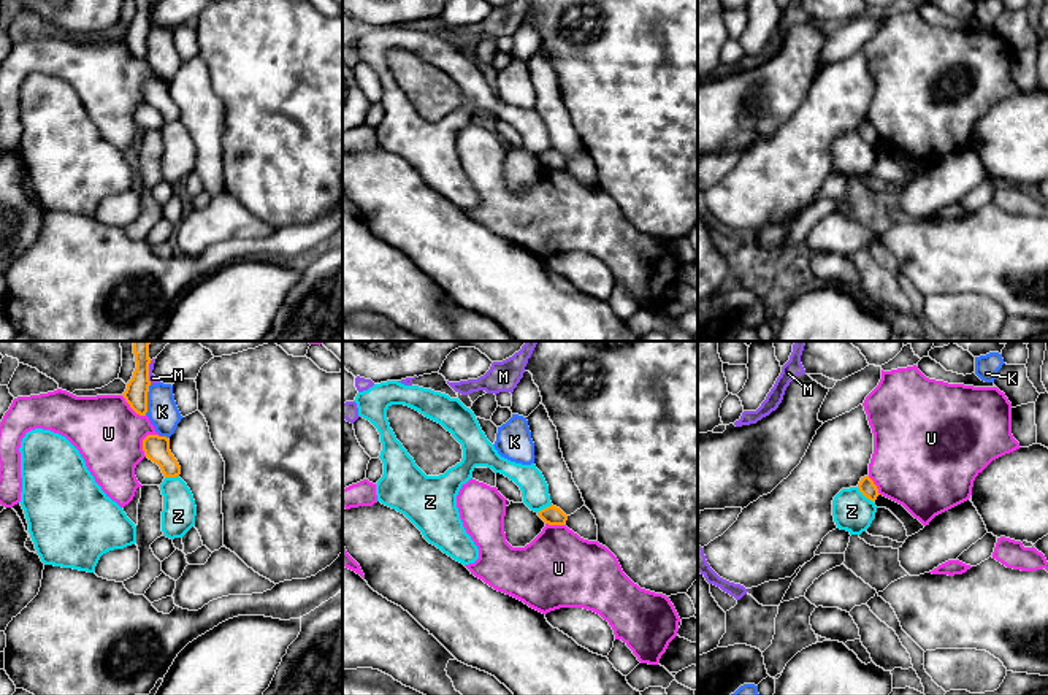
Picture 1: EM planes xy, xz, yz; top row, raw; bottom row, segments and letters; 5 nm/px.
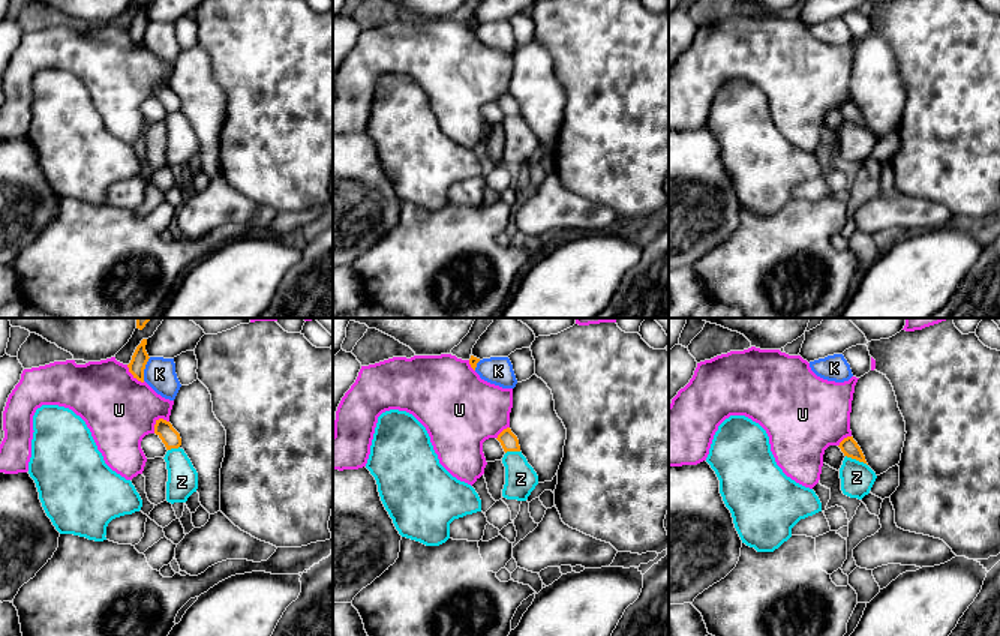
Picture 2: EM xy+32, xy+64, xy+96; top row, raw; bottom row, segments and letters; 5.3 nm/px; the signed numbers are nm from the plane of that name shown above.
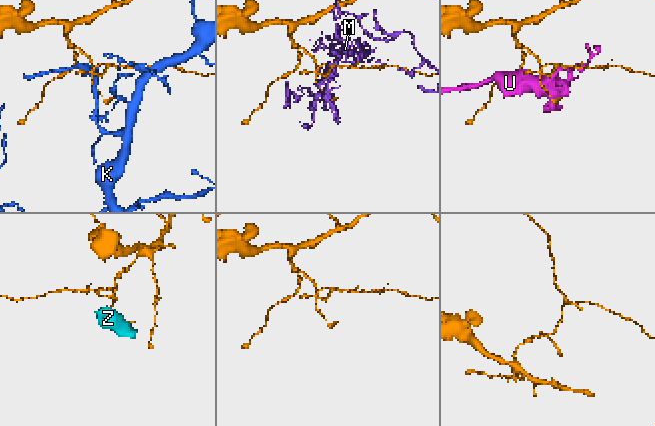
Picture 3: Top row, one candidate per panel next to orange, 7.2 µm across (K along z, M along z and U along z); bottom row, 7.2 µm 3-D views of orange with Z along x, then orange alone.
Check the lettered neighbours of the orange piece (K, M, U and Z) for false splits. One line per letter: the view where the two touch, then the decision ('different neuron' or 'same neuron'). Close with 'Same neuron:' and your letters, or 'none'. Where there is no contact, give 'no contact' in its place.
K: meets orange in xy; different neuron
M: meets orange in xy; different neuron
U: meets orange in xy; different neuron
Z: meets orange in yz; different neuron
Same neuron: none

